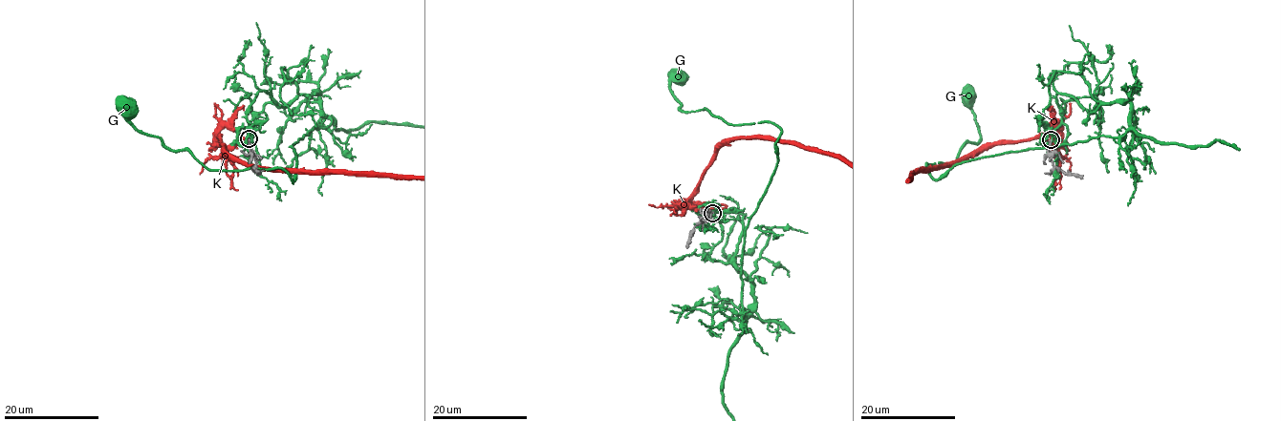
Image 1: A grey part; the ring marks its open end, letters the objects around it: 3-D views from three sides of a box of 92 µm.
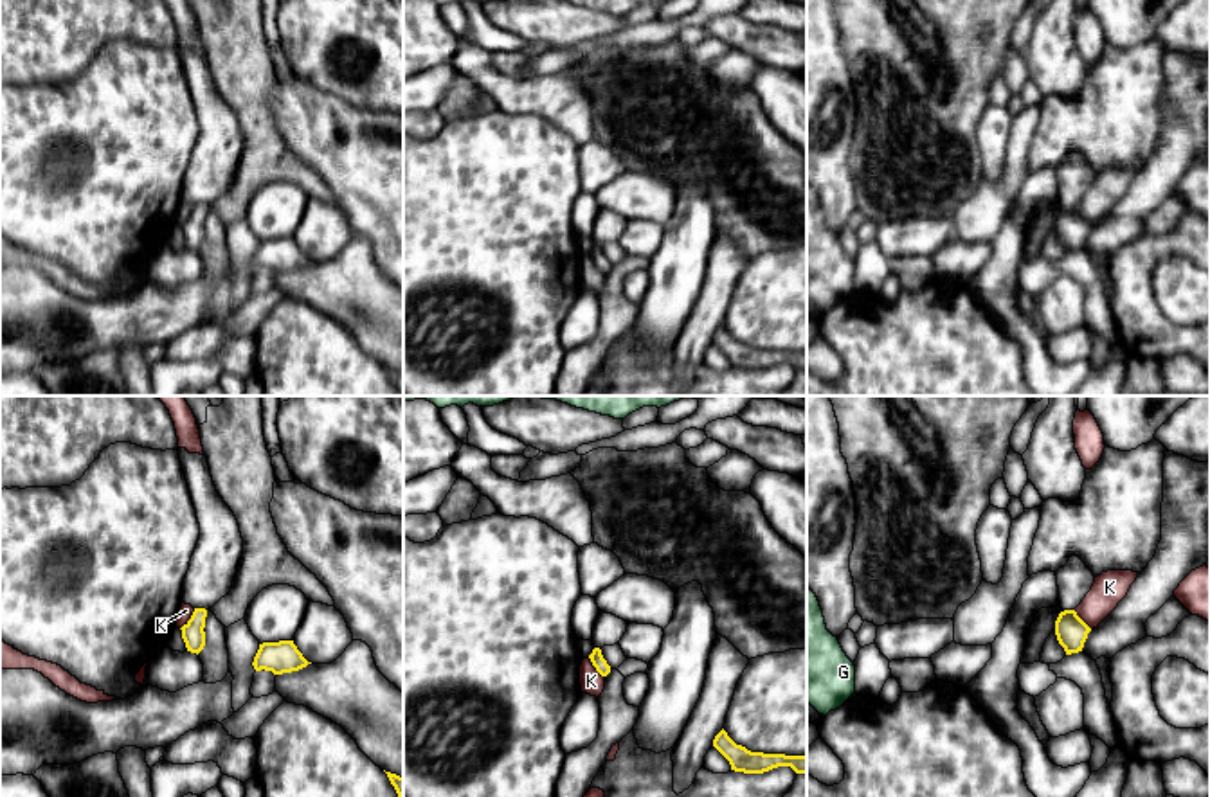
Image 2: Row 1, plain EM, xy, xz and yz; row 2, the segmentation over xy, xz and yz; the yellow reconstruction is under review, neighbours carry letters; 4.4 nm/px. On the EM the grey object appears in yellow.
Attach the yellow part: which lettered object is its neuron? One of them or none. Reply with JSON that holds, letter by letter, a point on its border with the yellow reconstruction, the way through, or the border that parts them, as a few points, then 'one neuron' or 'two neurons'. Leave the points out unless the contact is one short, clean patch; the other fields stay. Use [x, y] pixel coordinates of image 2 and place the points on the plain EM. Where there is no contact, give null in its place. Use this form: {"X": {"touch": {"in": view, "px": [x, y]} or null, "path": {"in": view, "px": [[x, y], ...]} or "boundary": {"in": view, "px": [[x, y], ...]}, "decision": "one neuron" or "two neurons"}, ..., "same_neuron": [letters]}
{"G": {"touch": null, "decision": "two neurons"}, "K": {"touch": {"in": "xy", "px": [189, 216]}, "boundary": {"in": "xy", "px": [[195, 205], [180, 225]]}, "decision": "two neurons"}, "same_neuron": []}

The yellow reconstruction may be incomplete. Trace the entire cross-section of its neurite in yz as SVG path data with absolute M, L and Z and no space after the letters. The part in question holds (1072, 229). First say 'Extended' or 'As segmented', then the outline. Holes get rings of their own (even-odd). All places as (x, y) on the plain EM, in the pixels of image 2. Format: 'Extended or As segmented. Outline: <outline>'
As segmented. Outline: M1064 207L1055 218L1055 232L1066 252L1079 250L1084 245L1091 225L1077 212L1075 207Z

